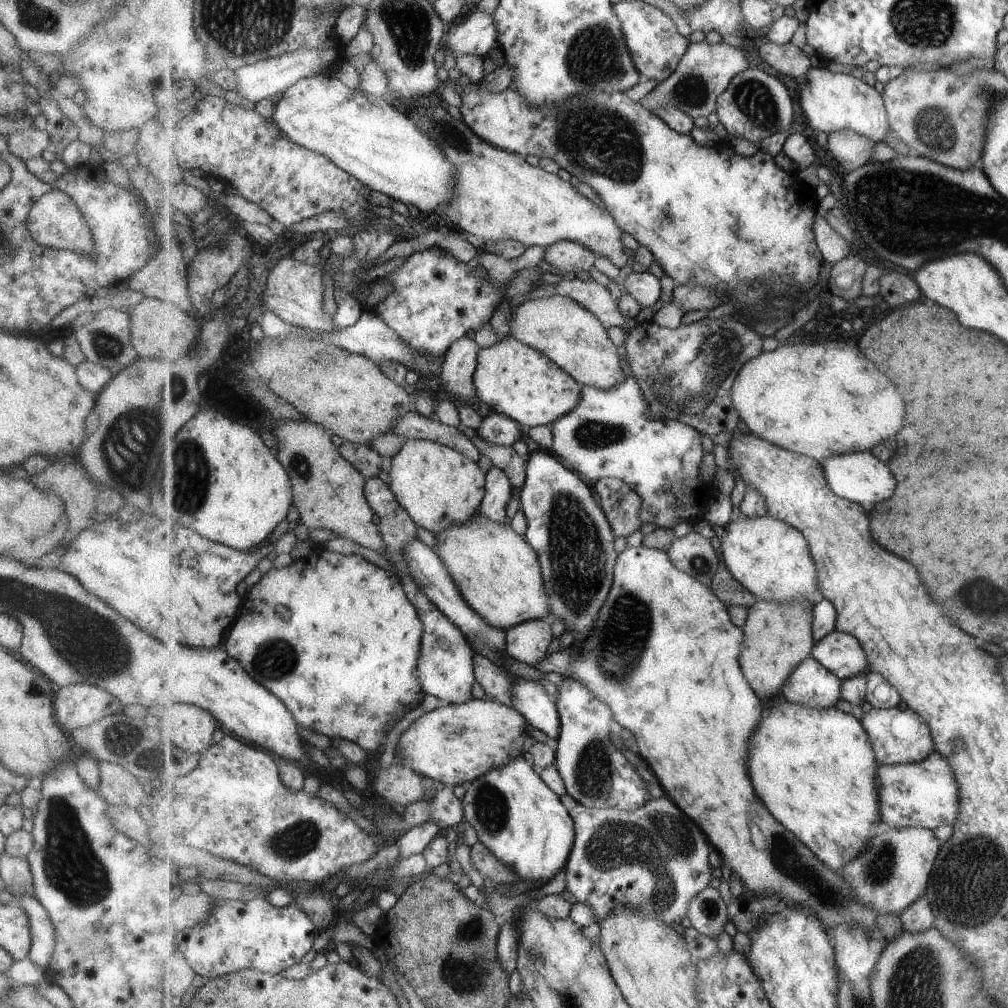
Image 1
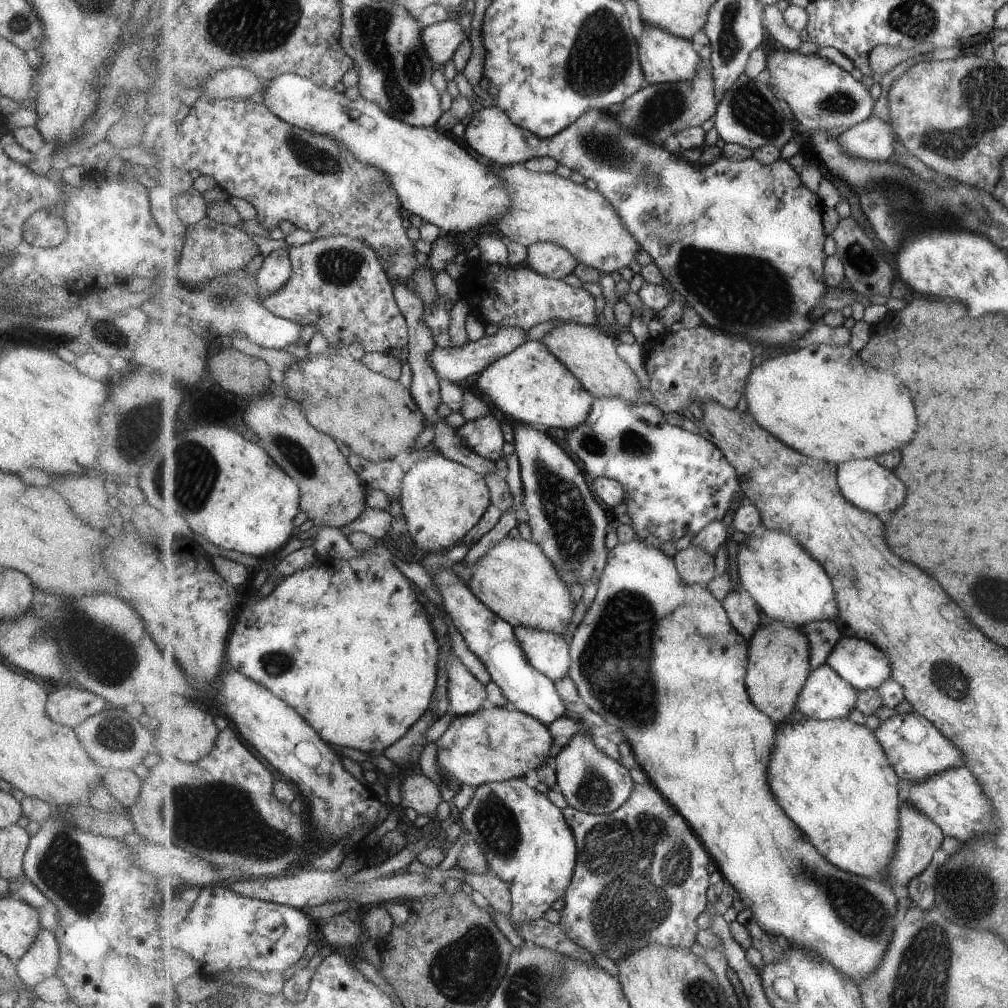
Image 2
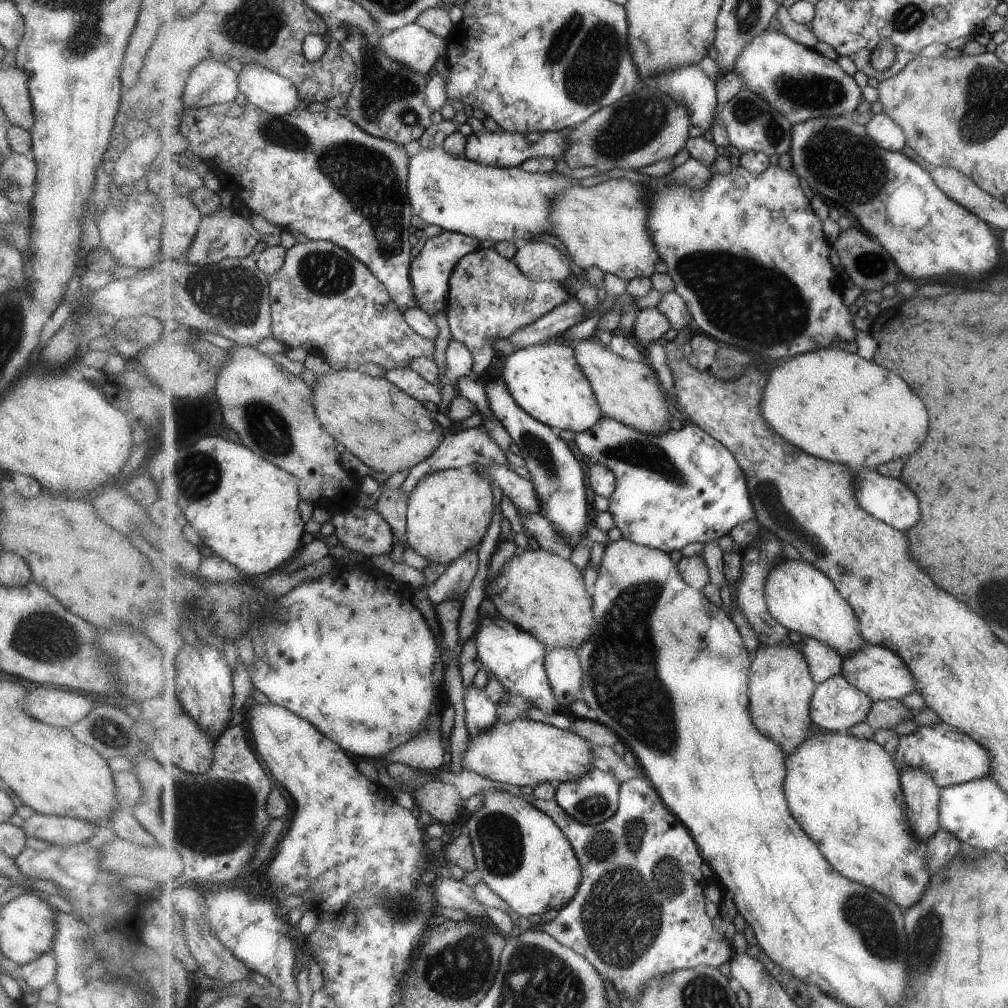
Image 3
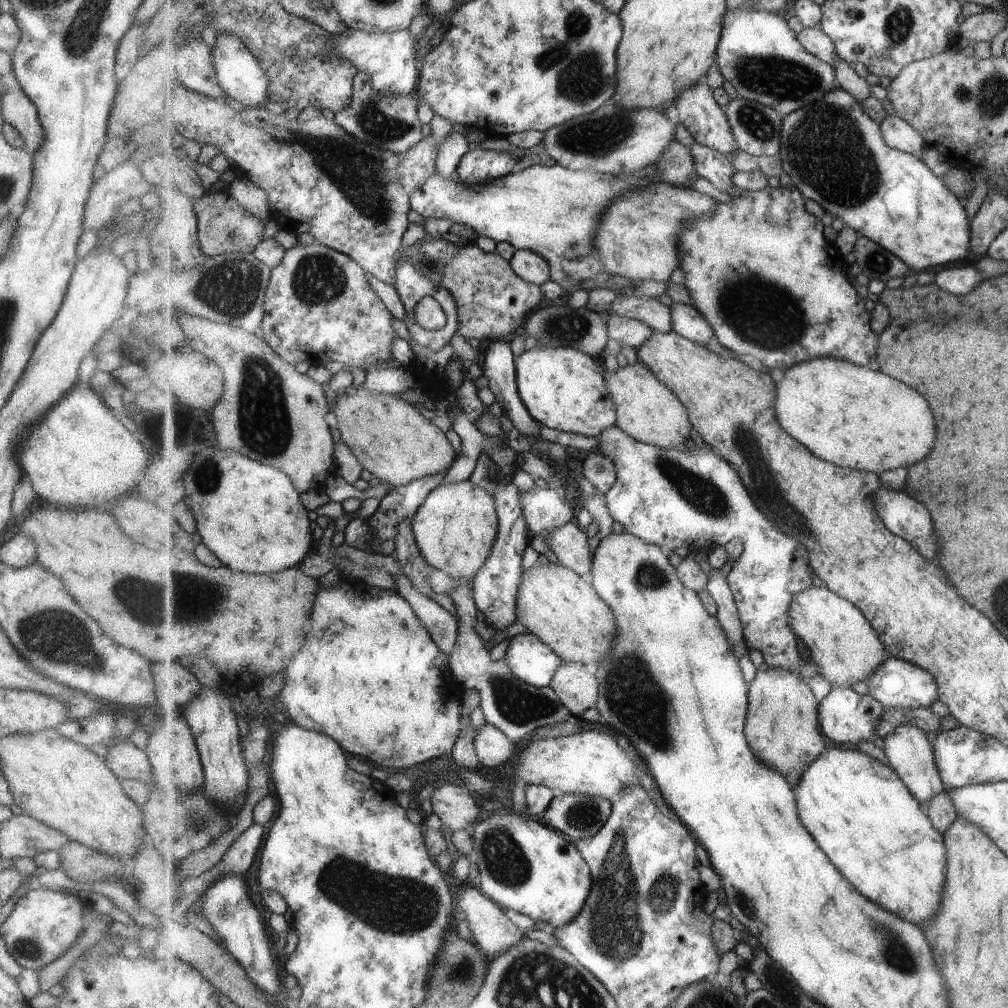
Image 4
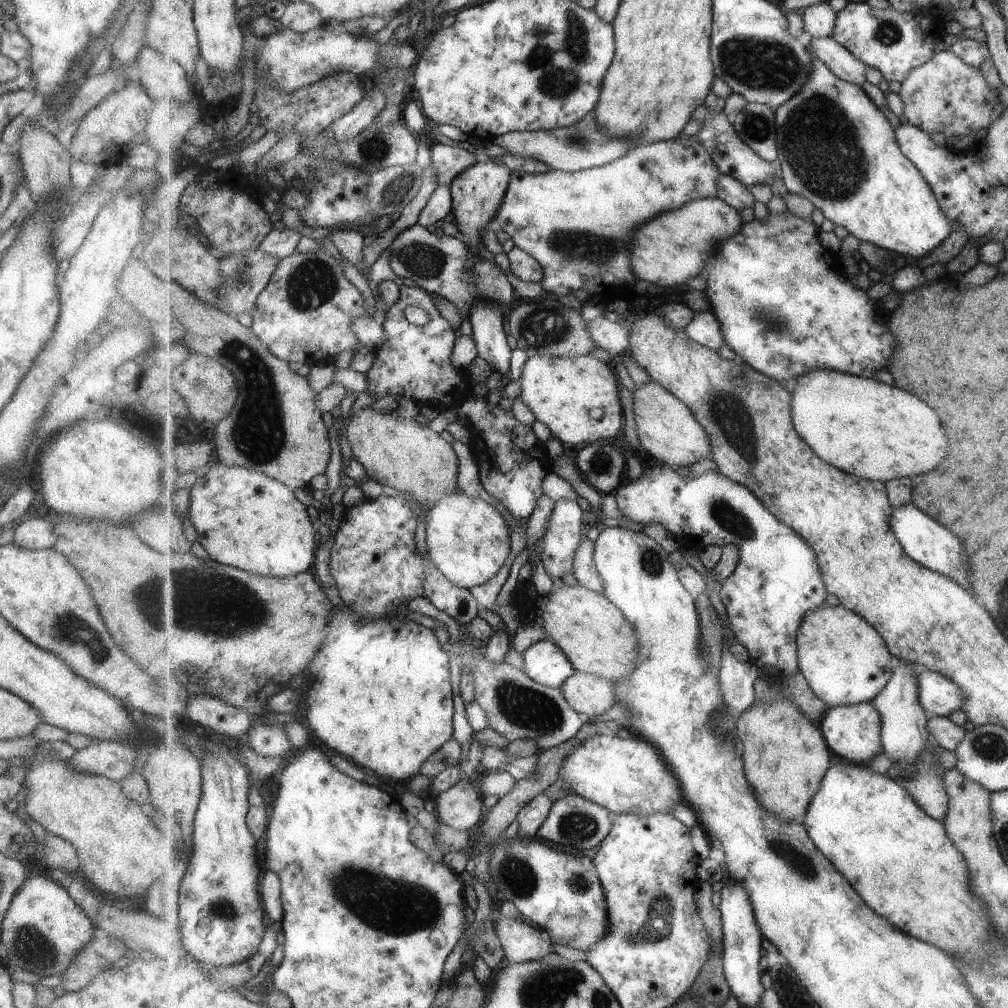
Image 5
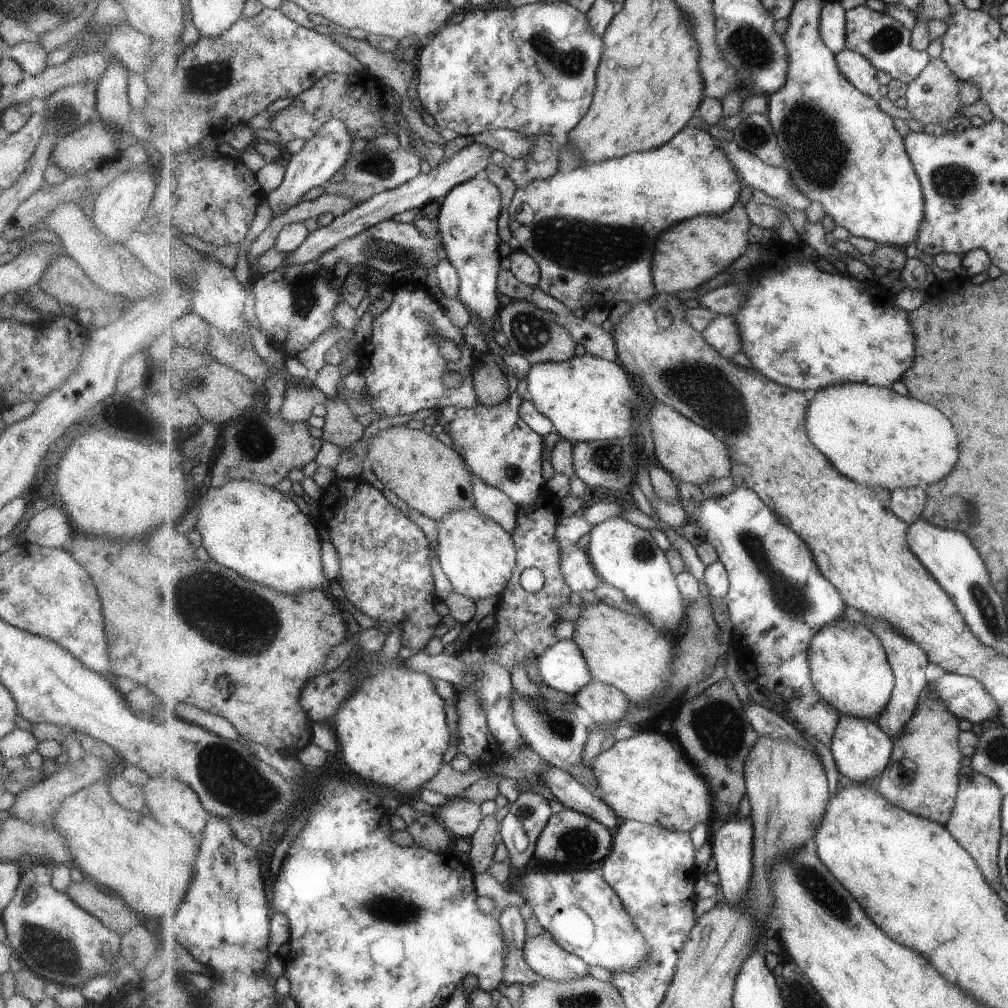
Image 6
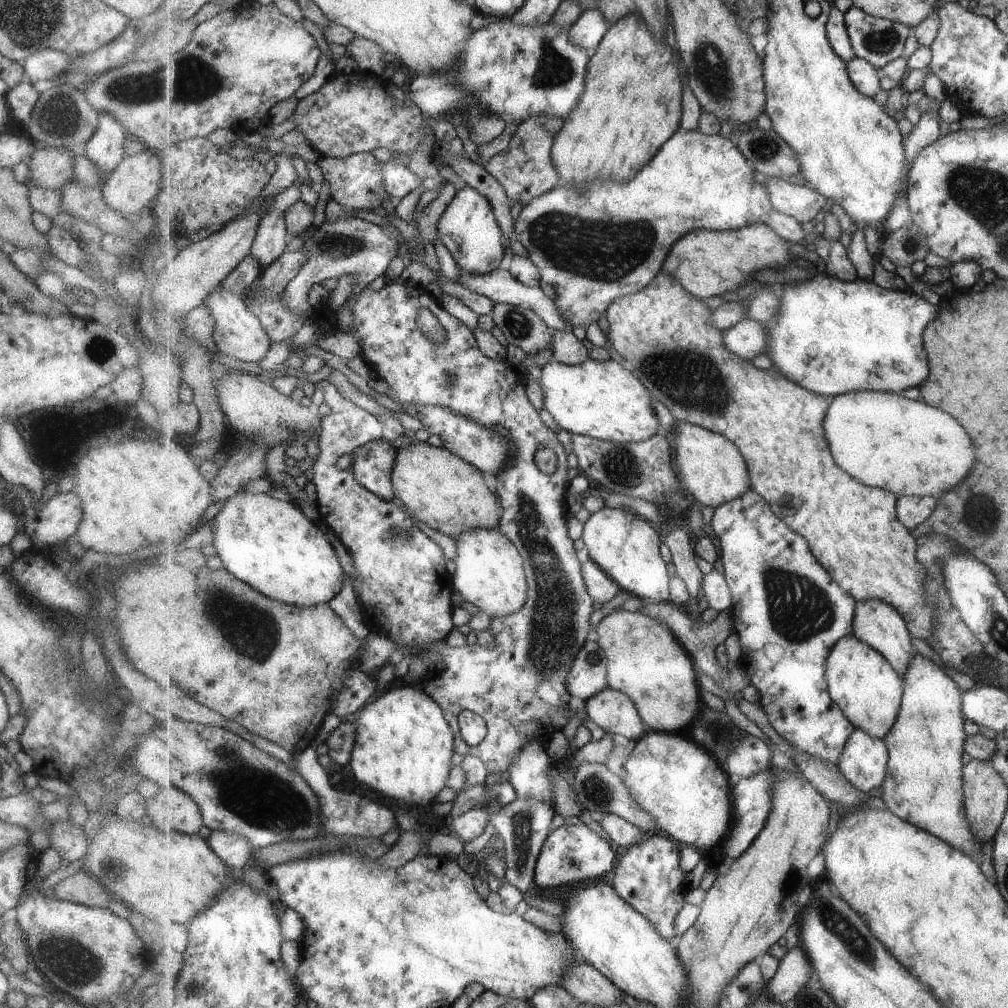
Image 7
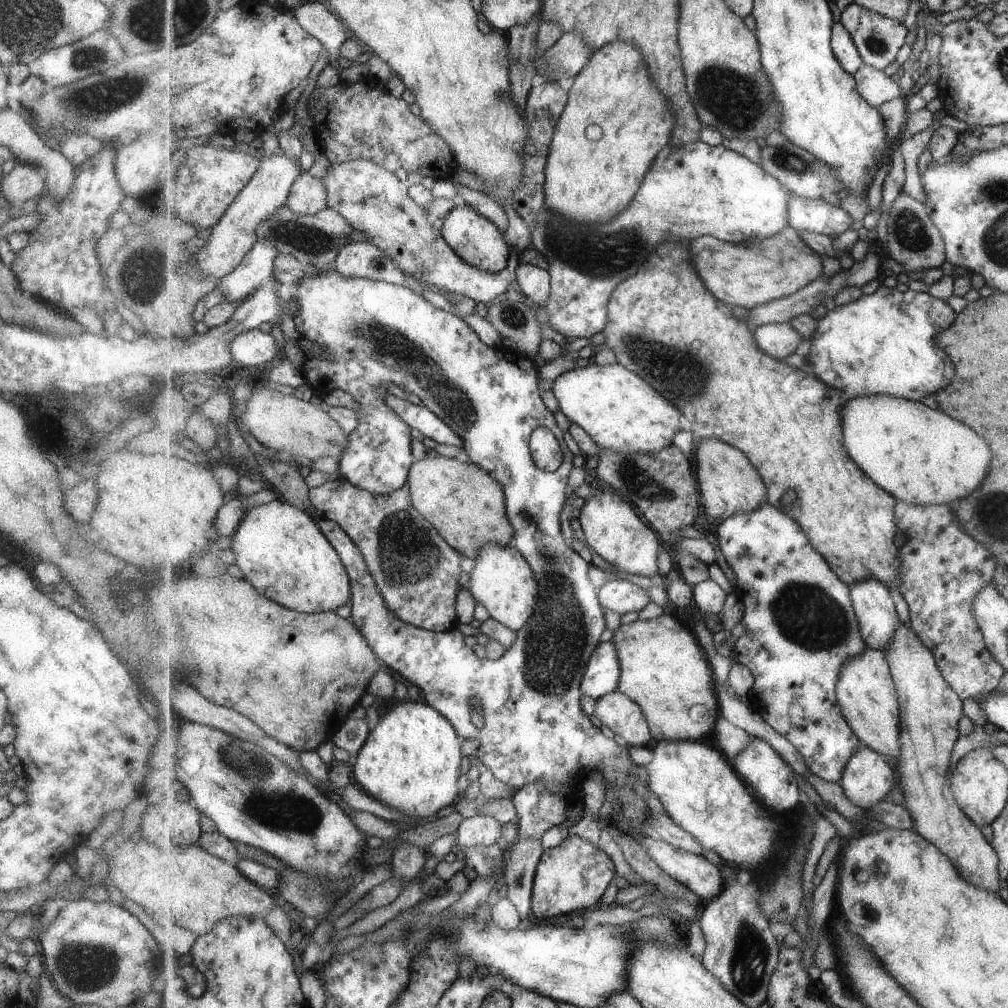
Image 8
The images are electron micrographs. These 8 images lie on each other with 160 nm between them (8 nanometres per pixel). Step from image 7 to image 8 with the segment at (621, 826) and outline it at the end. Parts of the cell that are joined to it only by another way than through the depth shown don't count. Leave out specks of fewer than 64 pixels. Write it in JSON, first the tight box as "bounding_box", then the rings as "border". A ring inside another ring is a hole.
{"bounding_box":[637,837,725,904],"border":[[[640,837],[637,840],[667,874],[686,884],[705,903],[708,904],[723,894],[725,880],[720,865],[711,864],[703,855],[697,856],[679,850],[672,844],[655,840],[653,837]]]}

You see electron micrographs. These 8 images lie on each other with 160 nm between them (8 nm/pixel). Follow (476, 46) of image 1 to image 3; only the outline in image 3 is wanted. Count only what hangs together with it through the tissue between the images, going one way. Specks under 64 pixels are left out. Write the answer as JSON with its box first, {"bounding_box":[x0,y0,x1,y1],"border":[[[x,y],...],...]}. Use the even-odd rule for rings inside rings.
{"bounding_box":[378,22,448,77],"border":[[[415,22],[385,33],[378,48],[392,61],[425,77],[434,72],[439,58],[445,60],[448,42]]]}

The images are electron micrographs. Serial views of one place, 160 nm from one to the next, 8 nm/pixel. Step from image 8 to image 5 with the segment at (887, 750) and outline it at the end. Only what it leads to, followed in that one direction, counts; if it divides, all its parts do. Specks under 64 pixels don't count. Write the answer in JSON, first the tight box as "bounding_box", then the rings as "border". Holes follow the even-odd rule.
{"bounding_box":[797,600,895,709],"border":[[[834,600],[827,601],[807,615],[797,635],[797,644],[798,663],[802,675],[812,692],[825,704],[827,709],[850,704],[872,703],[876,696],[879,696],[879,692],[888,686],[894,675],[892,664],[895,656],[888,644],[885,644],[880,632],[877,632],[877,629],[860,614],[845,609]]]}

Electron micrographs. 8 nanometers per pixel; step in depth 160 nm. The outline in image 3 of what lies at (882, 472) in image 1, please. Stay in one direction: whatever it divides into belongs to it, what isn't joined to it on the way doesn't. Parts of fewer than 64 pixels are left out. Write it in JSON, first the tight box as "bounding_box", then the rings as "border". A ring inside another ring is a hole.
{"bounding_box":[856,469,921,532],"border":[[[857,469],[856,490],[857,496],[861,496],[861,506],[869,511],[871,516],[877,516],[879,520],[887,522],[889,526],[895,526],[901,532],[909,532],[921,522],[921,508],[917,496],[903,484],[901,479],[883,476],[875,469]]]}

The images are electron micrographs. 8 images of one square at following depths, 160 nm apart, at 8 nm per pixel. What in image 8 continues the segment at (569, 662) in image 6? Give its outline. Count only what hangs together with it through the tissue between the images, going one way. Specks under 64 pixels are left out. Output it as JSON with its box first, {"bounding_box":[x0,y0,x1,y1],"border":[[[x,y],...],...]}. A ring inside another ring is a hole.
{"bounding_box":[582,640,621,700],"border":[[[612,640],[602,642],[589,659],[582,680],[582,693],[597,700],[603,698],[618,690],[621,675],[620,656],[616,644]]]}

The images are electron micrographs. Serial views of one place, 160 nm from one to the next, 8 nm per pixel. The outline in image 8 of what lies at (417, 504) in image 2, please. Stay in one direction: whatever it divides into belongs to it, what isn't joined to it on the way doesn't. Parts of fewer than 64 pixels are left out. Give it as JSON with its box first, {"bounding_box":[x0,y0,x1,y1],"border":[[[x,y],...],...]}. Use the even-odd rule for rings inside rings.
{"bounding_box":[469,543,542,633],"border":[[[495,543],[486,545],[475,560],[469,578],[470,597],[485,606],[490,618],[512,628],[516,633],[536,614],[542,595],[538,576],[521,551],[513,546],[504,547]]]}

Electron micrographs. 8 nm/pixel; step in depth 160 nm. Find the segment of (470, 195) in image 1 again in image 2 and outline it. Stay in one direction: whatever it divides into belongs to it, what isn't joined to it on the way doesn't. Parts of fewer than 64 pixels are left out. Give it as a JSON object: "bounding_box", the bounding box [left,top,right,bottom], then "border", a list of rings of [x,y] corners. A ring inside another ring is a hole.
{"bounding_box":[490,164,643,273],"border":[[[491,164],[491,168],[500,174],[510,188],[514,203],[503,219],[490,226],[501,231],[509,241],[525,245],[527,248],[535,243],[552,242],[569,250],[578,263],[602,270],[604,273],[637,269],[635,260],[637,260],[639,250],[643,248],[624,223],[620,212],[617,212],[614,204],[599,189],[591,190],[585,185],[576,184],[573,180],[557,176],[554,173],[530,171],[520,164],[506,167]]]}

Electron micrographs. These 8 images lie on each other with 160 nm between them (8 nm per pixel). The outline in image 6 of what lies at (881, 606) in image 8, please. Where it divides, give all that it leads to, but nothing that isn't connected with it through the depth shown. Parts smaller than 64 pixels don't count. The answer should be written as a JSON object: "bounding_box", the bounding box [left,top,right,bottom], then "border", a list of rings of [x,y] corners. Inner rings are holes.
{"bounding_box":[845,607,929,738],"border":[[[849,607],[845,611],[845,618],[851,622],[866,626],[870,628],[883,643],[888,659],[892,665],[893,672],[896,674],[896,687],[892,692],[892,699],[889,701],[888,707],[885,709],[883,715],[880,716],[878,724],[888,735],[893,738],[898,737],[904,731],[905,725],[913,718],[916,713],[917,705],[921,695],[927,693],[927,666],[929,666],[928,652],[911,640],[905,633],[898,629],[893,623],[888,620],[874,619],[870,617],[865,611],[859,610],[855,607]]]}

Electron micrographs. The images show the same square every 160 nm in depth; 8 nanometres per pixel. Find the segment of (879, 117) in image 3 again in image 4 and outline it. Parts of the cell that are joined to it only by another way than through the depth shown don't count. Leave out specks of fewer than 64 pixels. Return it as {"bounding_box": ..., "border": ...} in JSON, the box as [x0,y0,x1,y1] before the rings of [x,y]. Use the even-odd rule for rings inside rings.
{"bounding_box":[880,115,927,158],"border":[[[891,115],[886,116],[880,126],[885,144],[893,149],[923,158],[923,150],[927,144],[923,136],[909,122],[905,122],[897,115]]]}

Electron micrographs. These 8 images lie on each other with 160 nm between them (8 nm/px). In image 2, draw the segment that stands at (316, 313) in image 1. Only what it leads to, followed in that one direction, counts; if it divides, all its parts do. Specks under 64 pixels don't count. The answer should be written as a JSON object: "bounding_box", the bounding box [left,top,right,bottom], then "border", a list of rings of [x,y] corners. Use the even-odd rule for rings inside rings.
{"bounding_box":[256,248,292,300],"border":[[[283,248],[271,251],[265,257],[256,277],[264,300],[267,300],[274,292],[280,291],[292,277],[289,251]]]}

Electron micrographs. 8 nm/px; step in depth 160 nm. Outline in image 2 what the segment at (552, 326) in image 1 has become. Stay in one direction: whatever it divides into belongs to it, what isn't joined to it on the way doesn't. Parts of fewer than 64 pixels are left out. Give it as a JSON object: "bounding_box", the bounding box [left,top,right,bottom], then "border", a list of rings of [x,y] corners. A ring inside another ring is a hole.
{"bounding_box":[543,322,643,402],"border":[[[563,322],[565,325],[545,334],[543,342],[573,371],[573,374],[584,384],[597,399],[603,397],[619,397],[627,402],[643,402],[641,398],[641,382],[635,370],[617,354],[619,343],[615,334],[599,332],[591,325],[576,322]]]}

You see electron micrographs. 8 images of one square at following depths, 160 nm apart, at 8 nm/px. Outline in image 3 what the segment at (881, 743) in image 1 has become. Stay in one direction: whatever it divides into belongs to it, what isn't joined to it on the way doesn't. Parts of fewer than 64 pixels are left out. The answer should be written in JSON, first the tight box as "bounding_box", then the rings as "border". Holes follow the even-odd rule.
{"bounding_box":[893,722,994,788],"border":[[[943,722],[932,726],[920,726],[912,734],[899,737],[893,756],[901,770],[907,767],[925,769],[934,776],[941,788],[991,777],[994,770],[994,760],[988,748],[960,728]]]}

